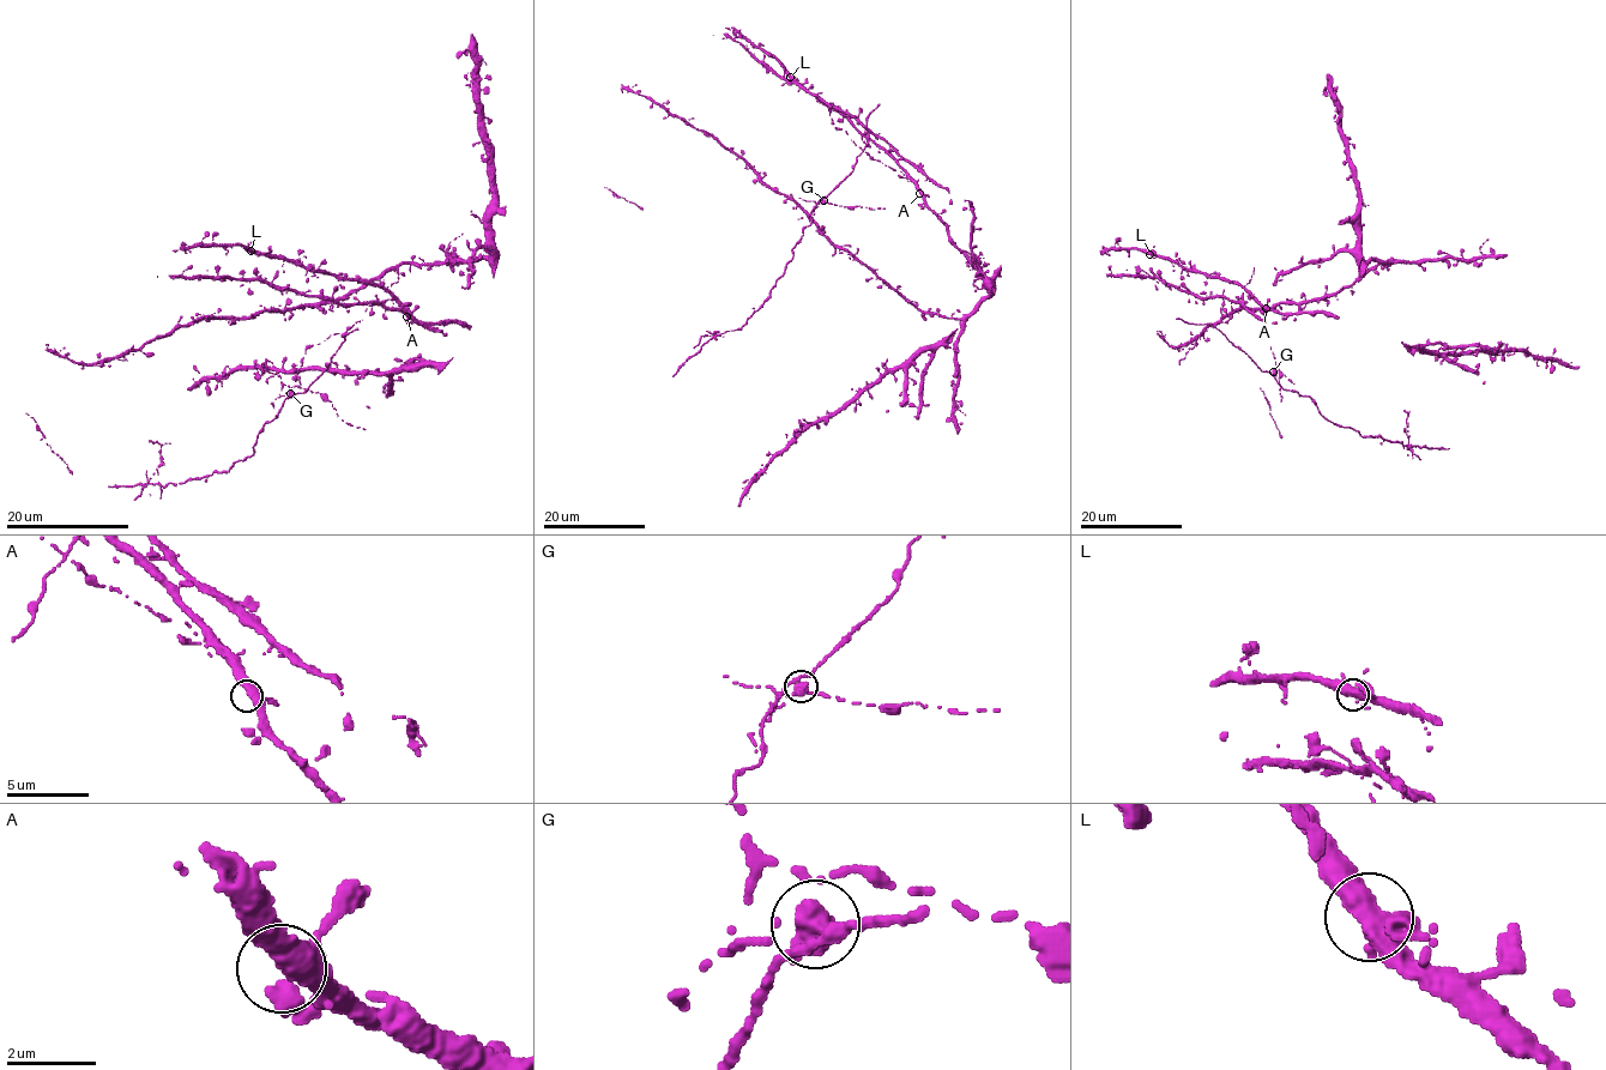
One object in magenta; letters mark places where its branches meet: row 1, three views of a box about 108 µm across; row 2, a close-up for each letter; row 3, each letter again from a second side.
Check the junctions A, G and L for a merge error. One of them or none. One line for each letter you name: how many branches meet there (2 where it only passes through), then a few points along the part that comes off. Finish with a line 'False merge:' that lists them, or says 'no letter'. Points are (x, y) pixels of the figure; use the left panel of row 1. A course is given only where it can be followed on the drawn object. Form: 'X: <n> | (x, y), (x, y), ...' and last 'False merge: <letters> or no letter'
G: 3 | (290, 393), (266, 423), (253, 453), (228, 472), (154, 484), (149, 479), (161, 446), (149, 440)
False merge: G

